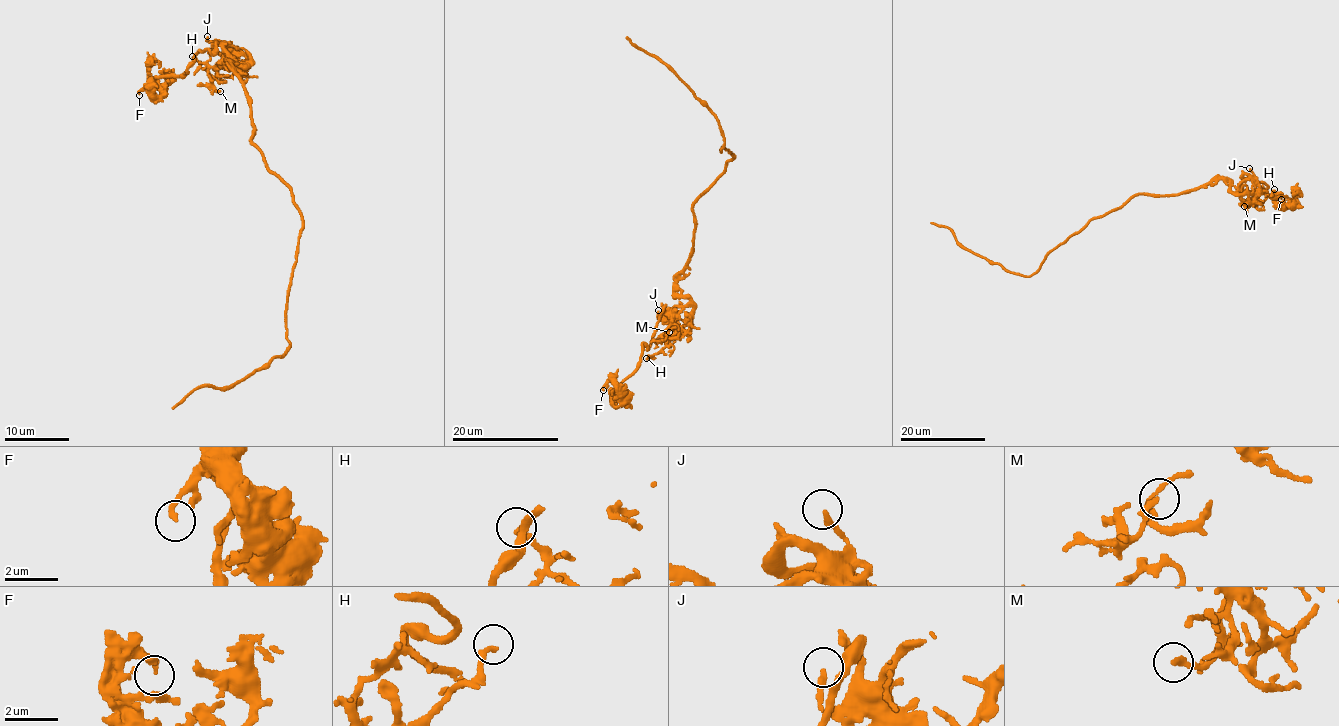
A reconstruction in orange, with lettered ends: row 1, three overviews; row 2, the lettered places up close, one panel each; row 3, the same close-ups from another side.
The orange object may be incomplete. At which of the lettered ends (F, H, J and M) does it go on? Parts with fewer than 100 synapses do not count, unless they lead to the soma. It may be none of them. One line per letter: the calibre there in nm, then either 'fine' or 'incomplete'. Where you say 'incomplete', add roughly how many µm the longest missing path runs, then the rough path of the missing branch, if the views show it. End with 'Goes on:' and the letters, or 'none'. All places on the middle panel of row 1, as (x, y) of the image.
F: 170 nm thick; fine
H: 150 nm thick; fine
J: 240 nm thick; fine
M: 220 nm thick; fine
Goes on: none

